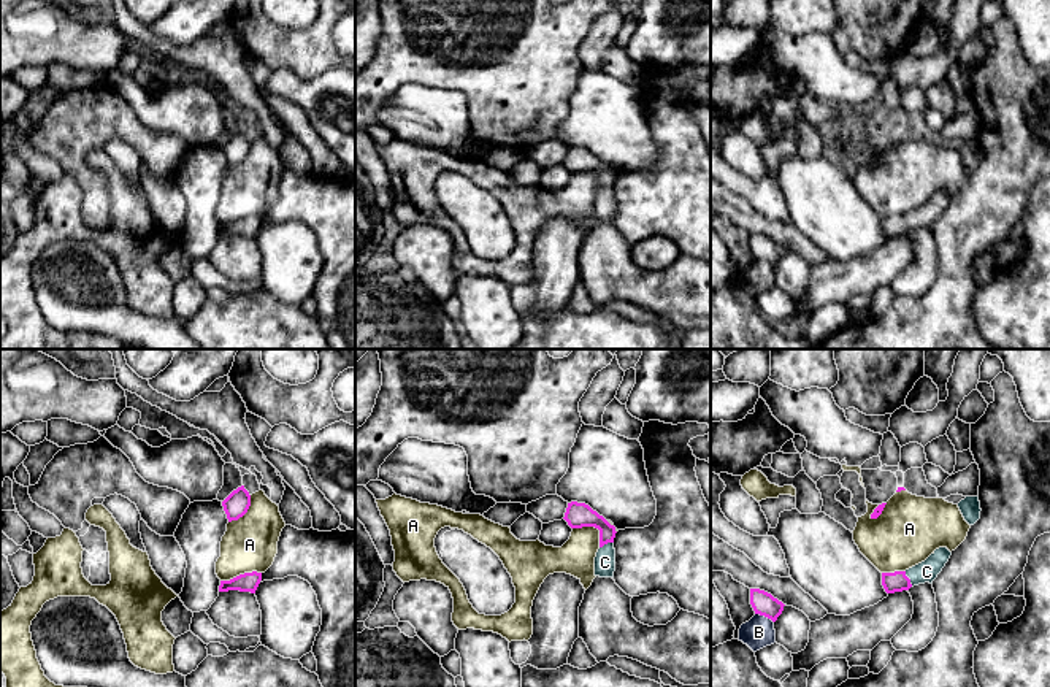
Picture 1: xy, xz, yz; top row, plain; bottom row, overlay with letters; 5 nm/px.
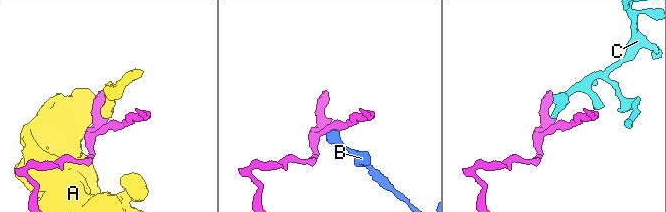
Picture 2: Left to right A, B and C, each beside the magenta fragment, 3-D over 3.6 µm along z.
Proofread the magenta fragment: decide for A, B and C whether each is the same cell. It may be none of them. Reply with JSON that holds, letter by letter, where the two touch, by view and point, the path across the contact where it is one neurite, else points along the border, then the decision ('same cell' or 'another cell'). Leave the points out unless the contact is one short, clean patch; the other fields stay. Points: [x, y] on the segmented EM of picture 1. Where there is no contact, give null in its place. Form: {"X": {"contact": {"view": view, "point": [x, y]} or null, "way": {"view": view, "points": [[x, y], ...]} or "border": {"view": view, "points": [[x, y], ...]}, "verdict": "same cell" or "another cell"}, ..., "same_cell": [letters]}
{"A": {"contact": {"view": "xz", "point": [593, 525]}, "verdict": "another cell"}, "B": {"contact": {"view": "yz", "point": [765, 616]}, "border": {"view": "yz", "points": [[755, 613], [773, 622]]}, "verdict": "another cell"}, "C": {"contact": {"view": "yz", "point": [909, 579]}, "way": {"view": "yz", "points": [[898, 581], [909, 579], [927, 571]]}, "verdict": "same cell"}, "same_cell": ["C"]}

